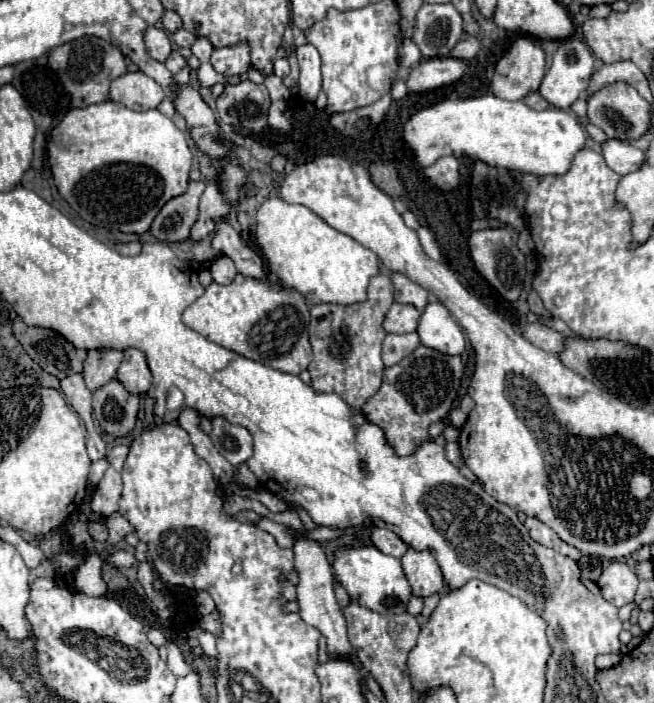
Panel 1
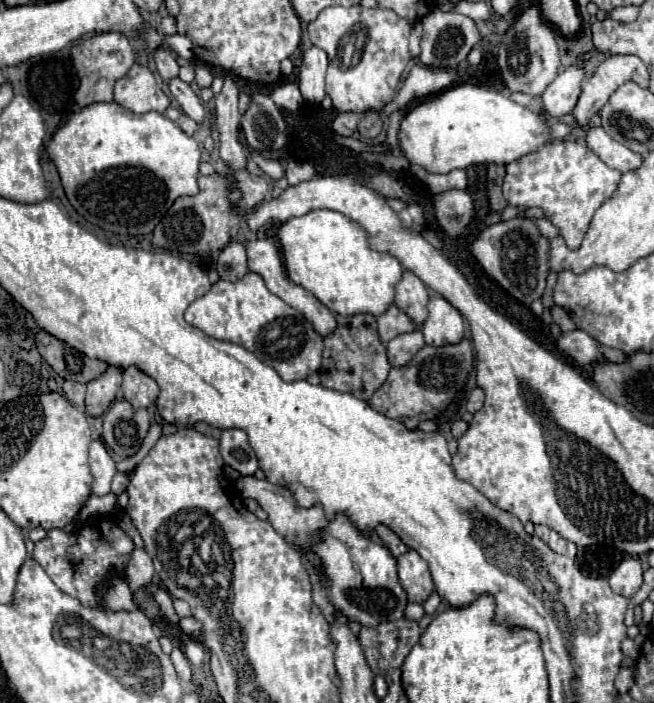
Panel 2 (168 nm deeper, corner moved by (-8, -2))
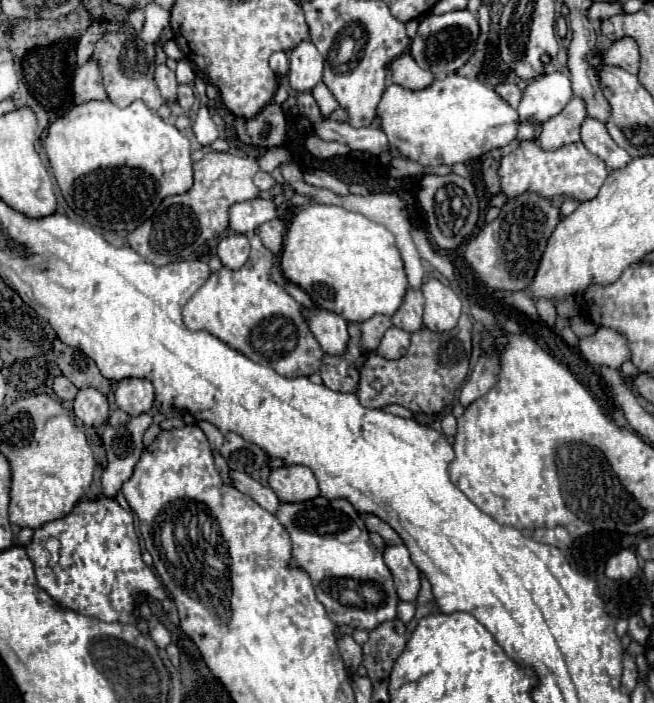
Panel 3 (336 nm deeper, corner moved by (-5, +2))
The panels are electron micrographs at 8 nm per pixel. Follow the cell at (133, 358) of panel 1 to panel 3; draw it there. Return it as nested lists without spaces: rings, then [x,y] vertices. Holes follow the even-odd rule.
[[[124,378],[116,388],[116,404],[130,416],[144,414],[152,408],[154,386],[146,378]]]

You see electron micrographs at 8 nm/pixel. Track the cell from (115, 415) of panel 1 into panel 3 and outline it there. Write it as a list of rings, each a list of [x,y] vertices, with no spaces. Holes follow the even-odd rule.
[[[114,410],[110,414],[110,420],[104,426],[104,434],[102,434],[104,450],[106,450],[106,456],[108,456],[108,466],[102,474],[102,496],[116,498],[122,484],[132,476],[132,470],[134,470],[134,466],[136,466],[136,462],[142,454],[142,436],[144,436],[144,432],[150,424],[152,424],[150,414],[128,416],[124,410]]]

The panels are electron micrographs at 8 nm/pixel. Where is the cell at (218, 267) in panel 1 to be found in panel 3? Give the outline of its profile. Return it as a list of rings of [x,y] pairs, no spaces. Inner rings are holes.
[[[228,234],[218,244],[218,258],[228,270],[240,270],[250,254],[250,242],[244,234]]]

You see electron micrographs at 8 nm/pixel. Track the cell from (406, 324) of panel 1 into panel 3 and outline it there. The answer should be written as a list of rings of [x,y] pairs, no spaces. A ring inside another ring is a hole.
[[[376,314],[370,320],[362,322],[360,330],[362,330],[362,344],[364,344],[364,348],[368,348],[368,352],[372,352],[378,346],[378,342],[382,340],[382,336],[384,336],[384,332],[388,328],[392,328],[390,316],[382,316],[382,314]]]

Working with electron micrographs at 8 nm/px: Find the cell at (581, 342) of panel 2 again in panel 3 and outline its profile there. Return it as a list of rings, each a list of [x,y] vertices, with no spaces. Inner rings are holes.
[[[598,328],[592,336],[578,340],[578,350],[584,360],[596,366],[620,368],[624,360],[630,358],[628,344],[624,344],[624,336],[612,332],[610,328]]]

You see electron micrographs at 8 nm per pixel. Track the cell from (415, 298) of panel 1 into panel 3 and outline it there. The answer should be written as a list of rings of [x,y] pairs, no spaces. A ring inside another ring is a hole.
[[[408,288],[402,300],[402,306],[392,316],[392,324],[398,328],[404,328],[406,332],[418,332],[422,328],[422,314],[424,314],[422,290]]]

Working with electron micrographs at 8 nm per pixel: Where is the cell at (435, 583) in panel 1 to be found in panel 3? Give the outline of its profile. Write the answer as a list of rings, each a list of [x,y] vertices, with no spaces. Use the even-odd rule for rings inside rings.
[[[404,544],[386,546],[384,562],[394,576],[394,584],[400,600],[416,602],[416,596],[420,592],[420,570],[412,564],[408,548]]]

